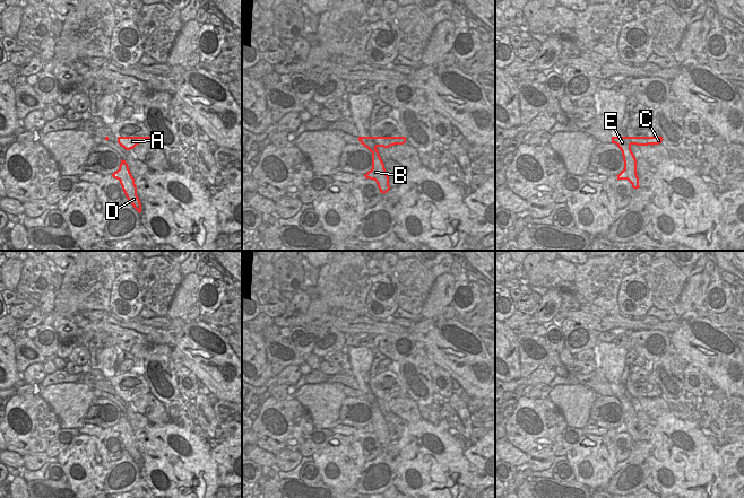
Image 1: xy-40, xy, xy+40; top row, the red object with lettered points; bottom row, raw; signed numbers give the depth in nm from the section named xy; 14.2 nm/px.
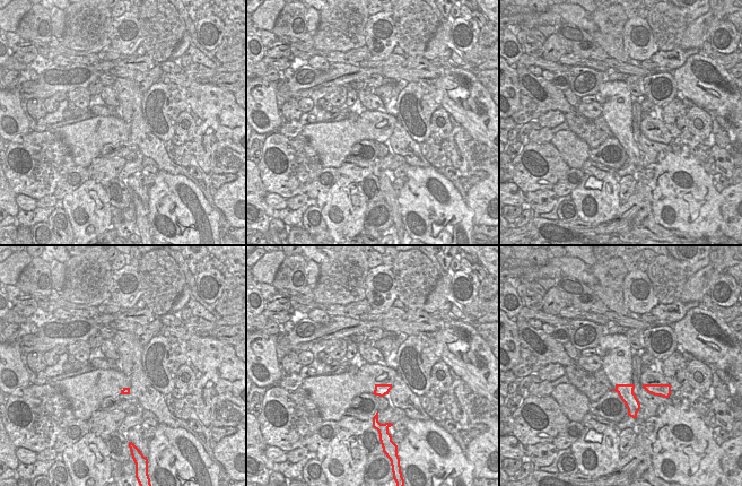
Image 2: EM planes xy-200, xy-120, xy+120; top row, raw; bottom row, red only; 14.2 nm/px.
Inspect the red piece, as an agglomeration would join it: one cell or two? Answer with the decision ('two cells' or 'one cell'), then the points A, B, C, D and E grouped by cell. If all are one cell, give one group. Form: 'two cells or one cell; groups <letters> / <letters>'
two cells; groups A C / B D E

